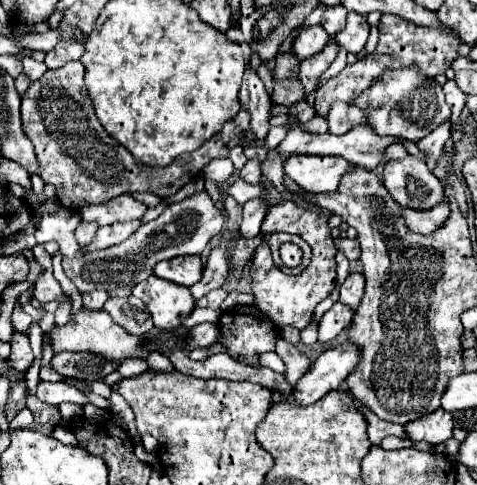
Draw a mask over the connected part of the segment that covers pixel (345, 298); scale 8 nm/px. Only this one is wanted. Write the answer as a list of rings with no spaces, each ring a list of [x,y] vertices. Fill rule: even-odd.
[[[350,272],[346,282],[340,286],[340,300],[344,304],[348,304],[352,310],[358,308],[358,302],[362,300],[362,294],[364,294],[364,274],[358,274],[358,272]]]

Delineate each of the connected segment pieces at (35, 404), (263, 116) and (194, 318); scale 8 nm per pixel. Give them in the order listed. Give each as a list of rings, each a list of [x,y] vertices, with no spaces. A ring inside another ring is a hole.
[[[28,396],[28,398],[26,398],[26,406],[28,406],[30,412],[34,414],[34,422],[36,422],[36,424],[56,426],[56,424],[60,422],[58,406],[48,406],[48,404],[40,402],[36,396]]]
[[[246,68],[242,90],[240,90],[240,104],[250,114],[250,128],[256,136],[256,140],[264,140],[270,130],[270,118],[272,118],[272,100],[258,78],[256,72]]]
[[[196,306],[192,314],[186,320],[184,320],[180,327],[190,329],[191,327],[204,322],[215,323],[216,320],[218,321],[220,315],[221,311],[219,310],[217,310],[216,313],[216,311],[213,309]]]

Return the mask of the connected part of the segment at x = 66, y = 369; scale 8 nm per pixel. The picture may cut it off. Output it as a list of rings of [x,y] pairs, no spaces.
[[[60,352],[52,358],[52,370],[78,380],[102,380],[114,372],[116,366],[118,362],[102,362],[102,358],[94,358],[94,354]]]

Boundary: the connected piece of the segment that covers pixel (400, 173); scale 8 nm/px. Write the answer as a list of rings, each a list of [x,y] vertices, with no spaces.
[[[408,154],[402,160],[390,160],[384,166],[384,186],[402,208],[430,208],[444,198],[440,180],[428,170],[424,160]]]

